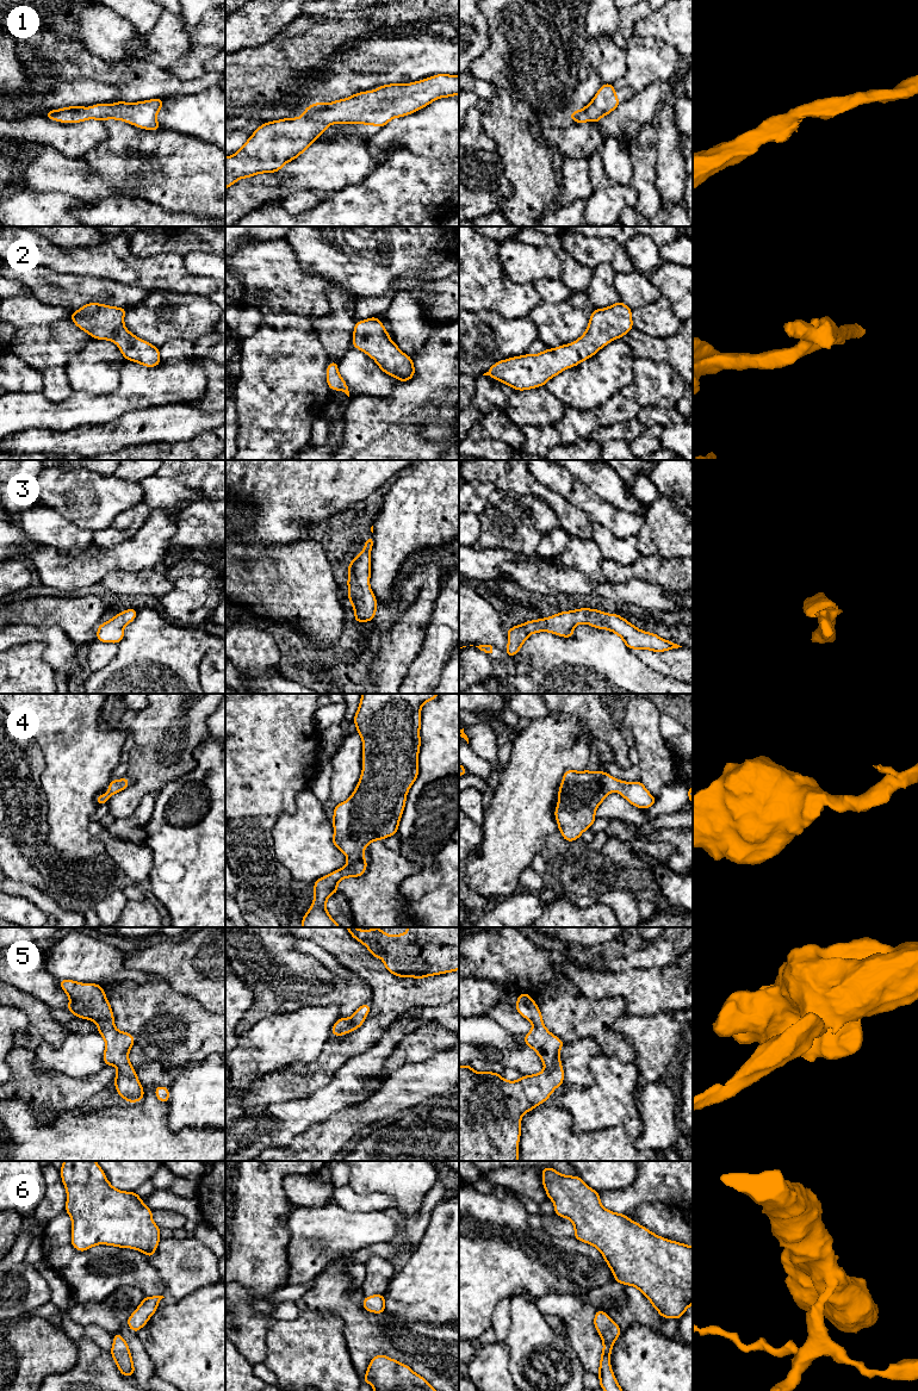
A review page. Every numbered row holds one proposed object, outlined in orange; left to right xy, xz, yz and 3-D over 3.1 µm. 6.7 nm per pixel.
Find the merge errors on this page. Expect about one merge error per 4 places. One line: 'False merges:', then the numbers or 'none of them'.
False merges: none of them

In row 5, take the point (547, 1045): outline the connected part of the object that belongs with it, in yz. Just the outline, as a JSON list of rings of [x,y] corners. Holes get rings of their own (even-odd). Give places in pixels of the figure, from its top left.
[[[519,993],[515,1010],[533,1023],[532,1030],[523,1036],[523,1039],[526,1045],[538,1054],[545,1068],[538,1074],[522,1075],[520,1080],[508,1081],[494,1072],[478,1073],[470,1064],[459,1066],[459,1161],[519,1161],[522,1116],[541,1103],[546,1103],[553,1091],[564,1083],[559,1050],[565,1043],[546,1029],[540,1008],[528,993]]]

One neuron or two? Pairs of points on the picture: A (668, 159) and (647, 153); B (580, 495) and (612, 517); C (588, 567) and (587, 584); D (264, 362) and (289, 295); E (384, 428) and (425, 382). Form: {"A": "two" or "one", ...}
{"A": "two", "B": "one", "C": "two", "D": "two", "E": "one"}

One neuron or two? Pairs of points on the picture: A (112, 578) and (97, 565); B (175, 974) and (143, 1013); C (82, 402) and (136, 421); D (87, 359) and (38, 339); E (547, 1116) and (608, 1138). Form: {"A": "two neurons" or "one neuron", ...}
{"A": "two neurons", "B": "two neurons", "C": "two neurons", "D": "two neurons", "E": "one neuron"}

